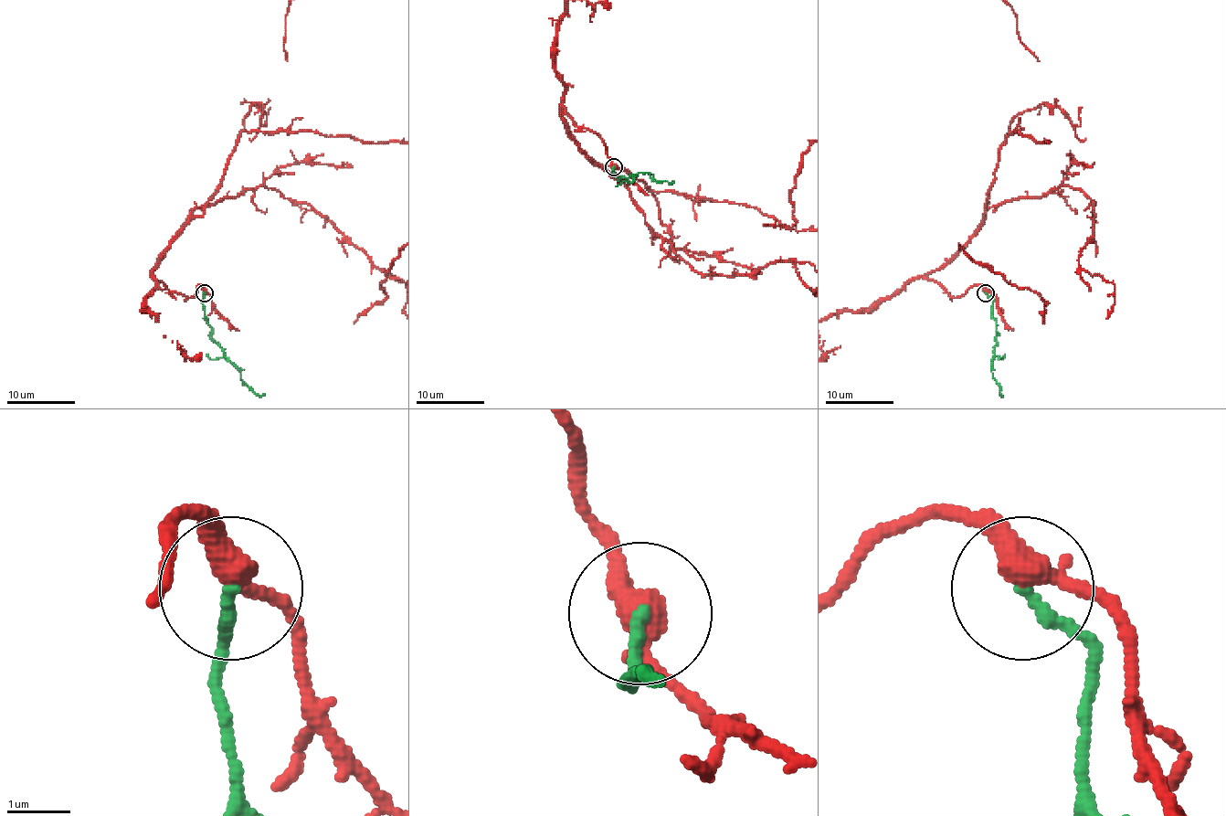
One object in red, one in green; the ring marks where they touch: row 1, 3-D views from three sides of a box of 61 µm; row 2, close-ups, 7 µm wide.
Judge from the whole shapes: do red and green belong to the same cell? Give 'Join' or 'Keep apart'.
Keep apart

